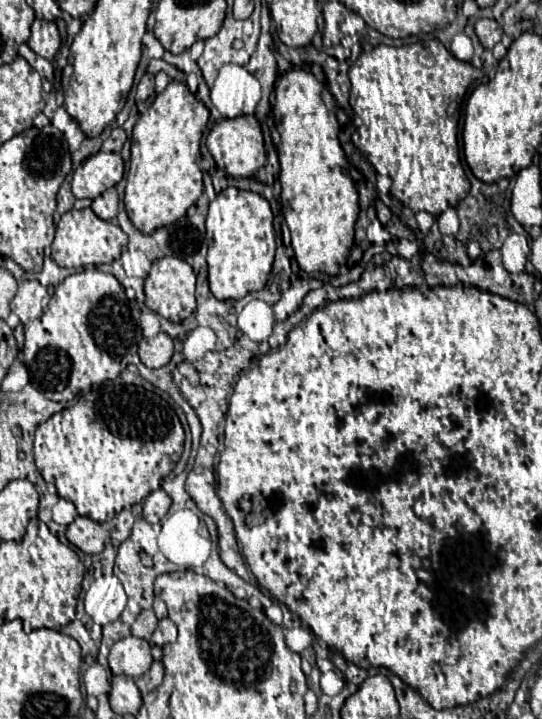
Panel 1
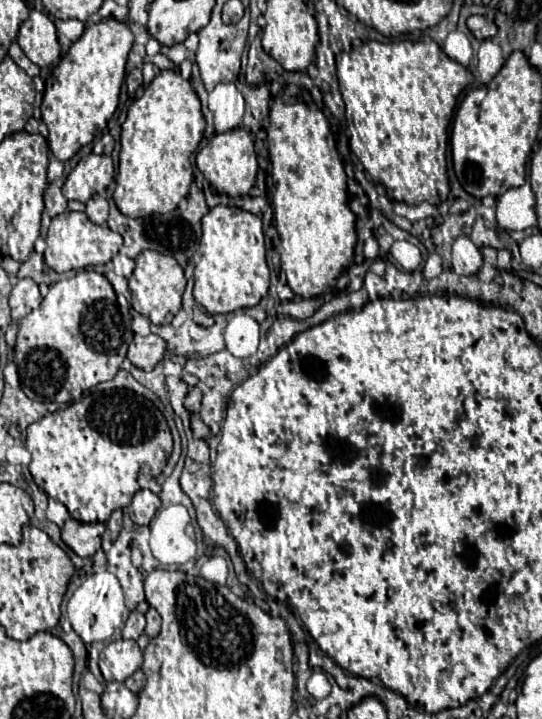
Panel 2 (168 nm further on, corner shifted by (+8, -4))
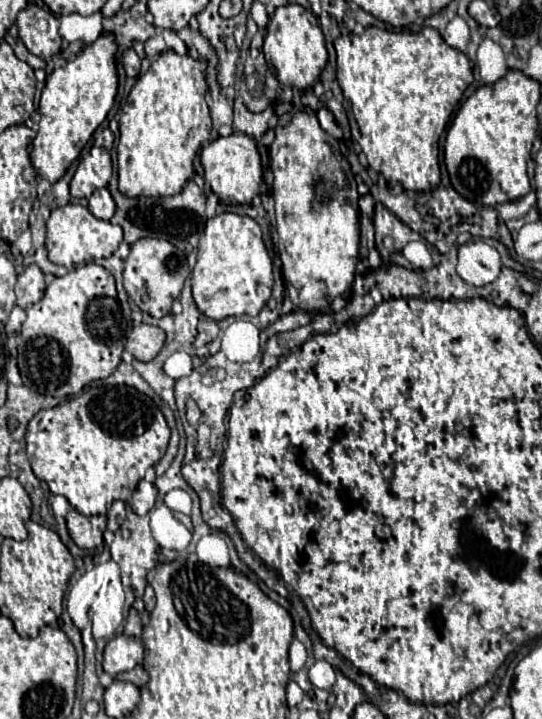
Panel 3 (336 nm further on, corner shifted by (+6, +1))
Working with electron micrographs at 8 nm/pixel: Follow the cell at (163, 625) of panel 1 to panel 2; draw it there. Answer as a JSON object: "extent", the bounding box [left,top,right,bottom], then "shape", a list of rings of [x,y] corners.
{"extent":[144,609,160,637],"shape":[[[148,609],[146,611],[146,629],[144,629],[150,637],[154,637],[154,635],[158,635],[158,631],[160,631],[160,615],[156,613],[156,609]]]}

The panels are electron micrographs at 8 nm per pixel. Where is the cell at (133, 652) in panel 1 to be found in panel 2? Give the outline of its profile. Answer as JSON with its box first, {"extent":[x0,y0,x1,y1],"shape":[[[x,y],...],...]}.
{"extent":[100,639,142,681],"shape":[[[118,639],[100,653],[100,671],[106,681],[124,681],[142,665],[142,651],[136,641]]]}

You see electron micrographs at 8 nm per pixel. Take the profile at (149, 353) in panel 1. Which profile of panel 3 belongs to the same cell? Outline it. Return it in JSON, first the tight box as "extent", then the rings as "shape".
{"extent":[126,324,166,362],"shape":[[[140,324],[136,326],[126,342],[126,350],[140,362],[148,362],[154,360],[156,354],[162,350],[166,342],[166,334],[164,330],[156,328],[156,326],[148,326],[148,324]]]}

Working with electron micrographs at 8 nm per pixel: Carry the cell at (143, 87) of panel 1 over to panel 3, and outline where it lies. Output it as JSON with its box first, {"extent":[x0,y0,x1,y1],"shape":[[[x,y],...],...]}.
{"extent":[122,50,140,78],"shape":[[[128,50],[126,54],[124,54],[124,58],[122,58],[122,64],[124,64],[124,70],[126,70],[126,76],[128,78],[138,78],[138,74],[140,74],[140,58],[138,58],[138,54],[134,52],[134,50]]]}

